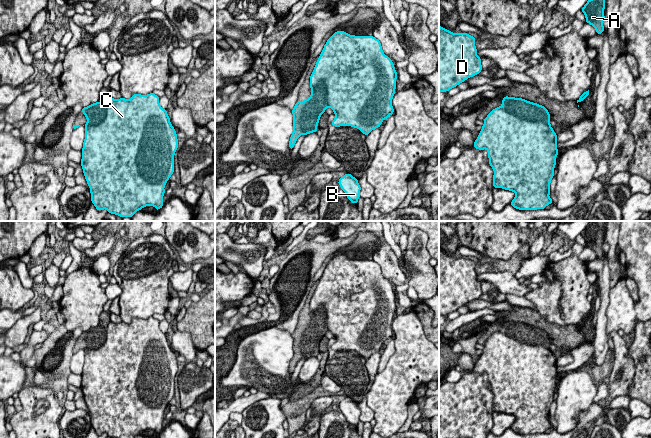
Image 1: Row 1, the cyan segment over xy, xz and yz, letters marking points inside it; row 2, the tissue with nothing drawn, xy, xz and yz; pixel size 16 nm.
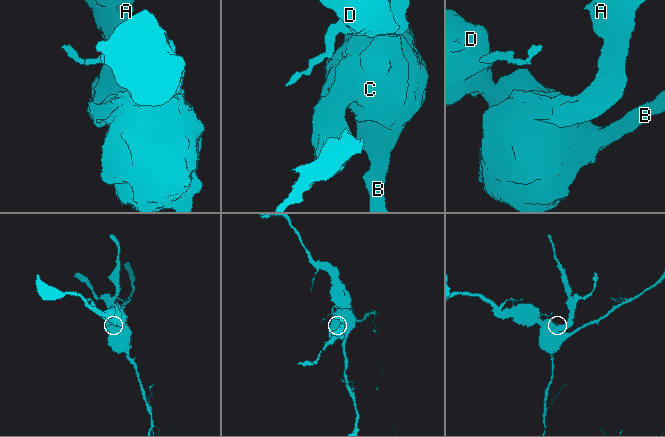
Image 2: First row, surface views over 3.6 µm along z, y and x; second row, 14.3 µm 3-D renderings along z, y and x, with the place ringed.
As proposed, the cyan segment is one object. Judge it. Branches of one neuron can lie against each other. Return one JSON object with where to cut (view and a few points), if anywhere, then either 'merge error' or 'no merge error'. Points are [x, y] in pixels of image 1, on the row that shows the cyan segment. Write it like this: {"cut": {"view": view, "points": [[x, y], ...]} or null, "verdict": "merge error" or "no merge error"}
{"cut": {"view": "yz", "points": [[499, 106], [518, 117], [528, 120], [541, 120], [549, 125]]}, "verdict": "merge error"}

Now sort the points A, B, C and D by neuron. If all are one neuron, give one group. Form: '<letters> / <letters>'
A / B C D

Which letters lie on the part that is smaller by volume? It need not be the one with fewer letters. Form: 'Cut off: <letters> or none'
Cut off: A

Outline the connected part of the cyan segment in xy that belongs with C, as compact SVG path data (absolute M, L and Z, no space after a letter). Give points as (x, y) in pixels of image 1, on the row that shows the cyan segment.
M153 92L148 95L133 94L131 99L108 100L106 116L98 125L85 125L85 139L82 148L81 166L88 186L91 201L98 211L106 209L108 213L120 217L130 217L145 206L161 209L164 202L164 187L174 173L174 154L178 148L175 128L170 123L167 110L159 104L160 97Z

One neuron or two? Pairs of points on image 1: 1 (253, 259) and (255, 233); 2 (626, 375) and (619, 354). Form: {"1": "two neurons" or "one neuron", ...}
{"1": "two neurons", "2": "one neuron"}

